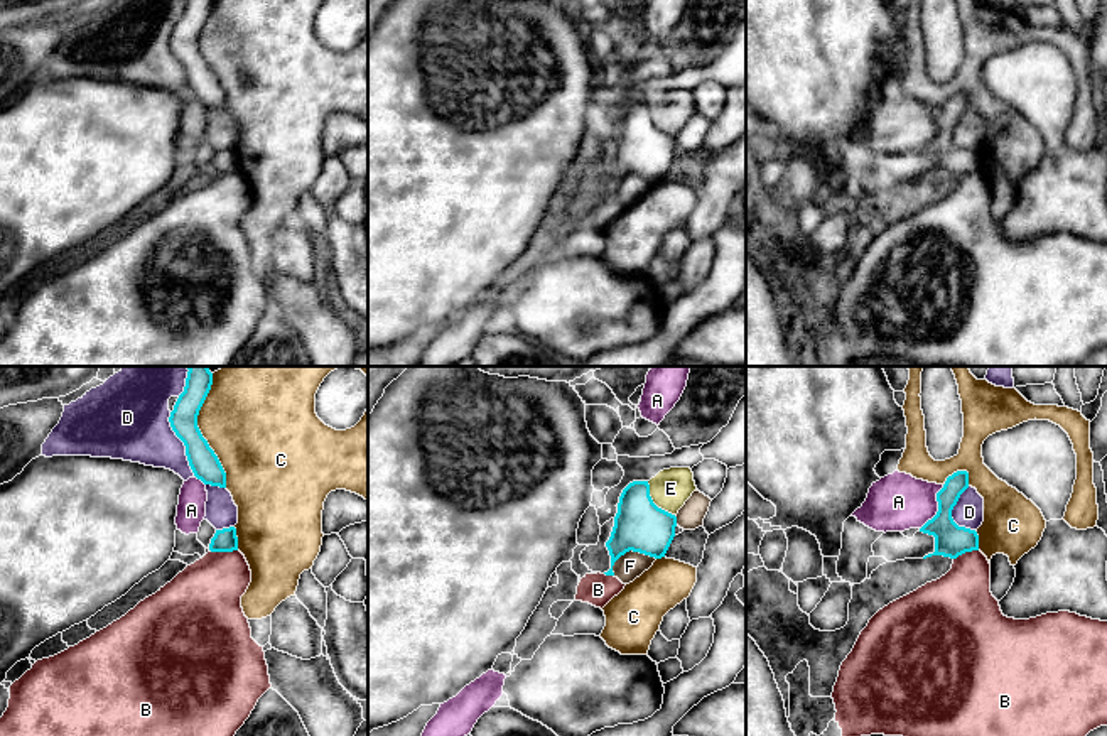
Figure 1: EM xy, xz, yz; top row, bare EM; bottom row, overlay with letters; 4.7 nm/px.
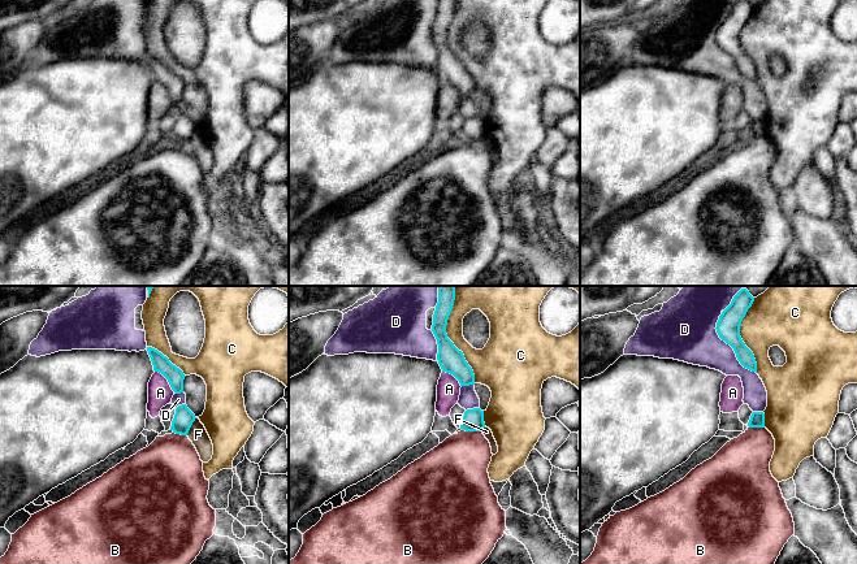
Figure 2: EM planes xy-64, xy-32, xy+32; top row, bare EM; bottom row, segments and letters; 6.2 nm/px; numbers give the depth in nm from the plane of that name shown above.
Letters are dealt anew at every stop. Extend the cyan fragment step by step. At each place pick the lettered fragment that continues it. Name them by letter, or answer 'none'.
B

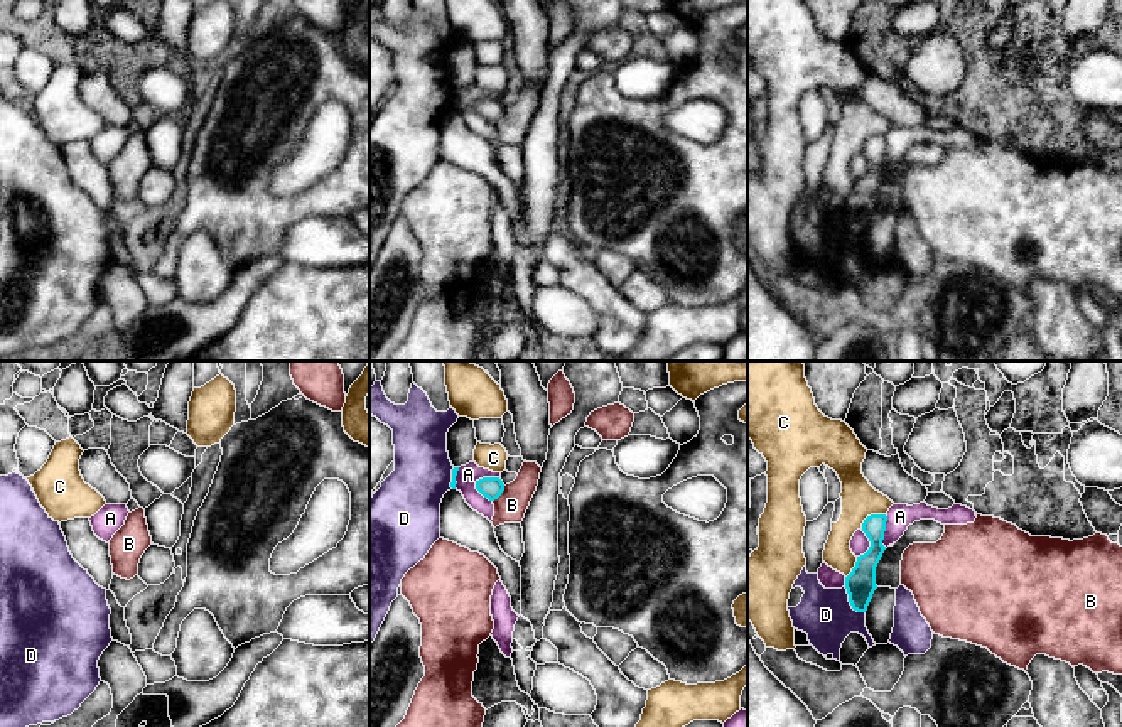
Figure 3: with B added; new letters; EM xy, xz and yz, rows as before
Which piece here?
none

